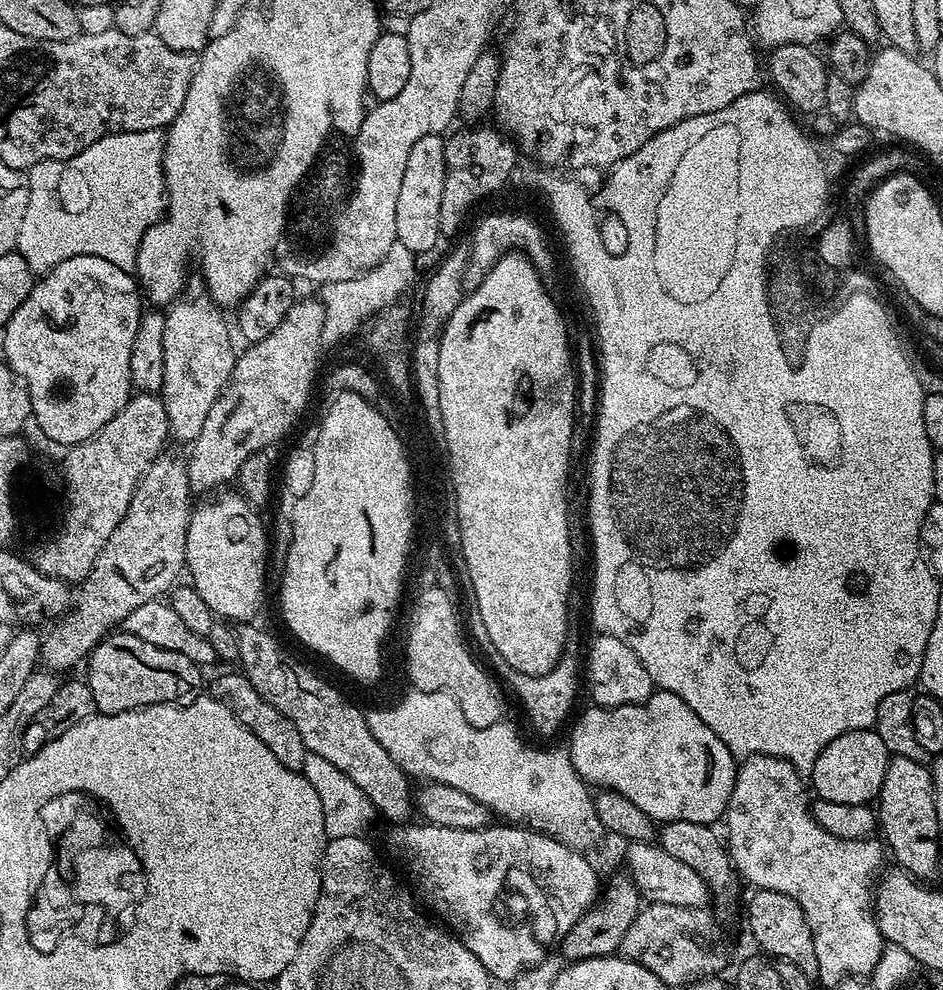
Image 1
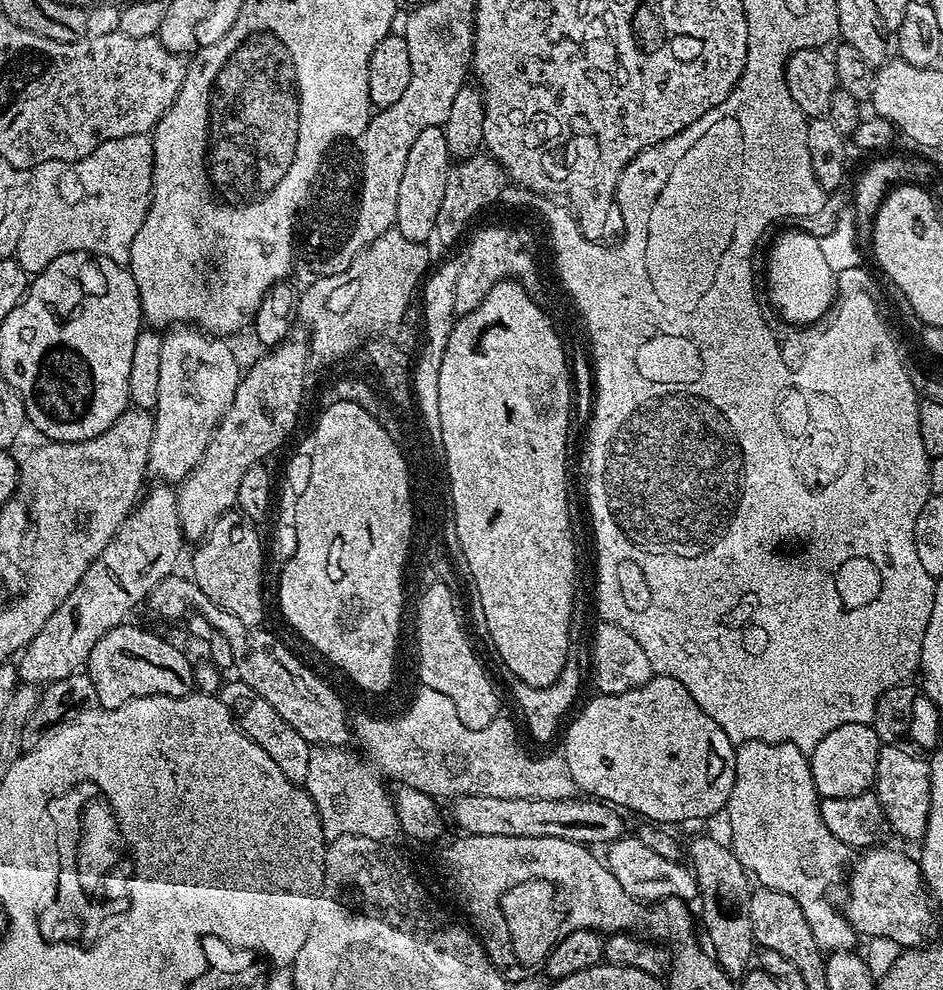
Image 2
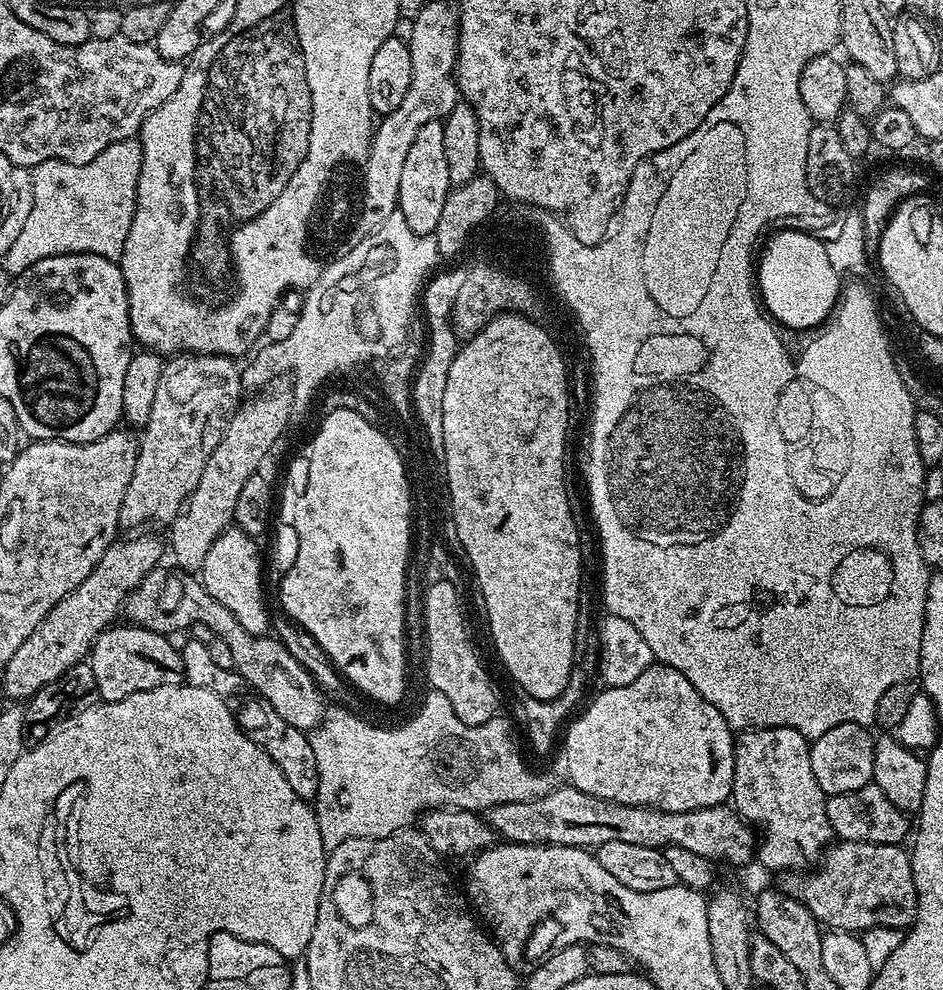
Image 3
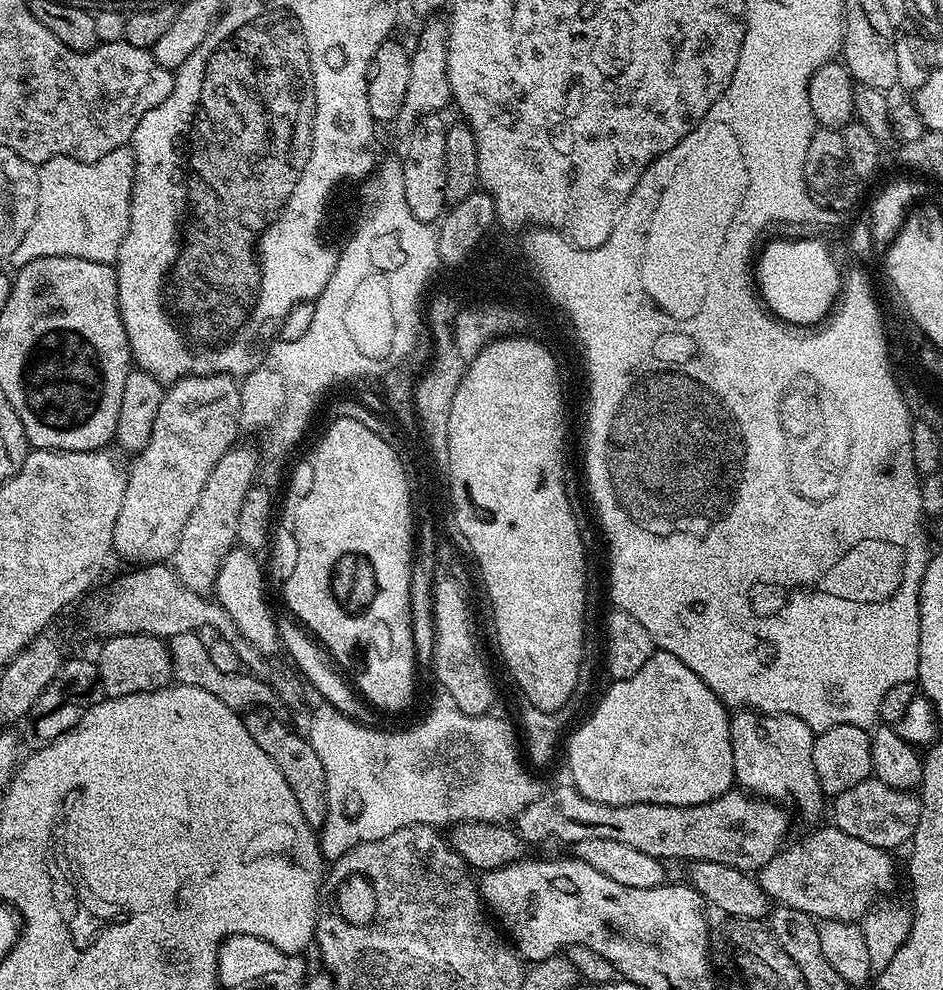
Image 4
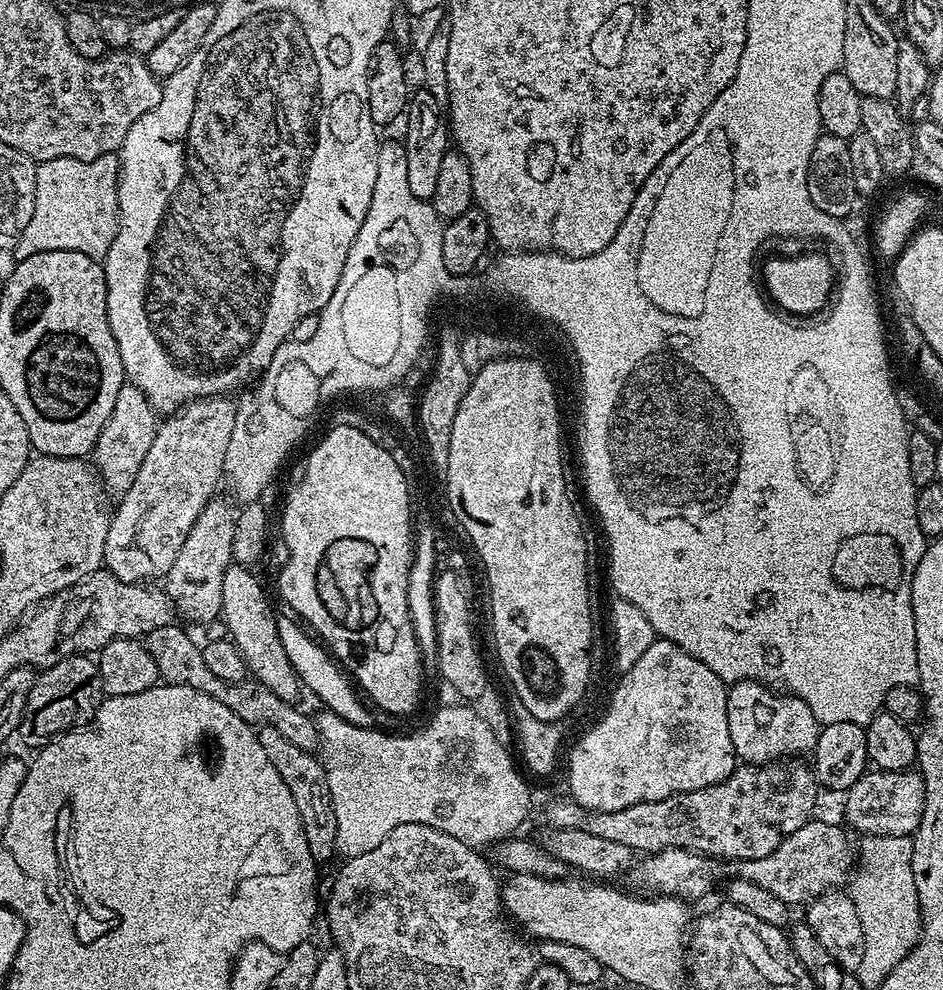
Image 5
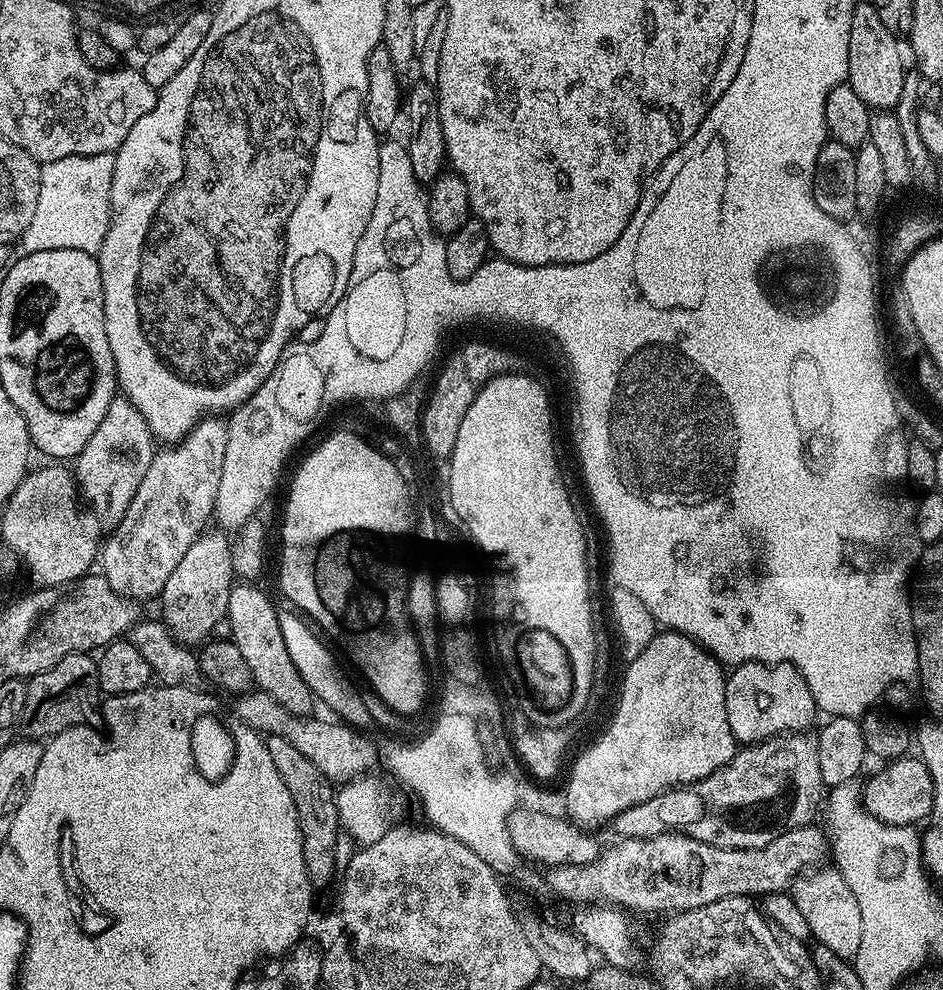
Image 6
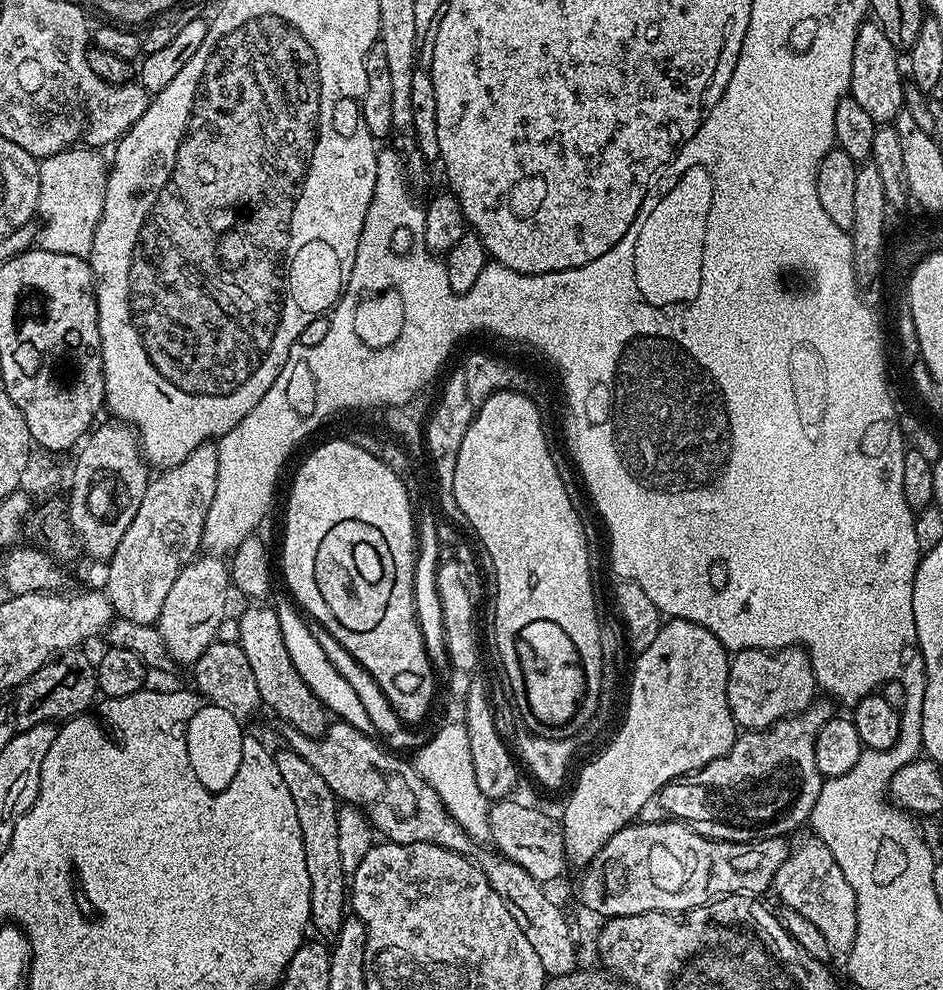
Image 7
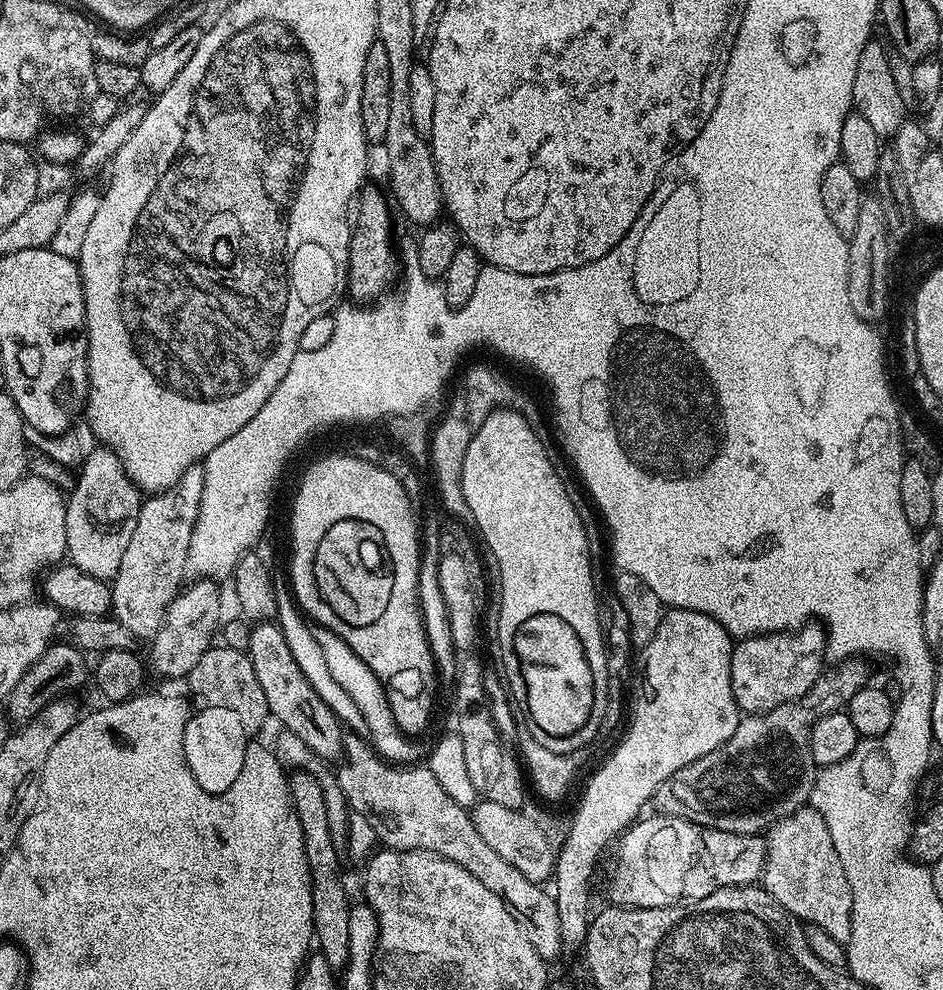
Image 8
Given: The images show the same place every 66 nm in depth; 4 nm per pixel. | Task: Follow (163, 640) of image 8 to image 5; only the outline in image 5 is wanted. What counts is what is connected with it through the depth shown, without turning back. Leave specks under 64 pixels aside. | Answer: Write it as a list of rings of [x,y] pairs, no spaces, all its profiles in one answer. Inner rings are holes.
[[[213,498],[202,514],[198,514],[198,522],[190,526],[190,534],[186,534],[186,542],[182,542],[182,550],[178,550],[178,558],[174,558],[174,566],[170,566],[166,577],[166,591],[175,611],[193,620],[196,626],[202,626],[221,615],[222,578],[234,564],[232,543],[236,512],[220,499]]]

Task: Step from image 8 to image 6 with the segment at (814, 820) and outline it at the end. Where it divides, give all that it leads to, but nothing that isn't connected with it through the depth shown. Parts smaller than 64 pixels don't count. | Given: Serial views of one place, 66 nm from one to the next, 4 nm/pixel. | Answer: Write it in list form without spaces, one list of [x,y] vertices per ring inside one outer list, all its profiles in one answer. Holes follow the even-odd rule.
[[[834,866],[824,867],[797,876],[792,882],[790,895],[798,910],[802,910],[802,918],[806,918],[810,925],[812,940],[826,946],[826,950],[834,950],[838,958],[851,961],[858,954],[858,946],[862,942],[862,910],[854,898],[854,890],[846,886],[846,878],[842,878],[840,871]]]

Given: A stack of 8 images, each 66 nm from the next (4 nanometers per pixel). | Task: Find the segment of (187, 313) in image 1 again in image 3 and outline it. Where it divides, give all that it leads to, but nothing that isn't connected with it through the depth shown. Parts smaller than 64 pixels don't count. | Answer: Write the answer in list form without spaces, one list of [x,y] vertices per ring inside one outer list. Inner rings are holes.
[[[199,352],[176,354],[165,363],[162,378],[158,378],[158,390],[154,393],[154,406],[150,410],[150,418],[142,426],[144,437],[139,437],[138,458],[134,466],[134,474],[130,478],[130,486],[126,488],[126,498],[122,498],[120,511],[121,529],[140,530],[143,524],[171,525],[184,507],[184,501],[198,486],[198,478],[202,478],[202,470],[206,470],[206,462],[210,462],[210,454],[224,437],[224,431],[237,408],[242,403],[241,369],[236,368],[237,361],[230,356],[205,356]]]

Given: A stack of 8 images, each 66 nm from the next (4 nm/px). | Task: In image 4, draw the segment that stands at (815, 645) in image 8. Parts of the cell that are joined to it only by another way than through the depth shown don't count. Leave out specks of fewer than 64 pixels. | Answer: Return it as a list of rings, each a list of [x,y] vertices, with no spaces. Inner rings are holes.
[[[740,710],[731,722],[735,783],[741,789],[768,798],[785,796],[808,820],[818,819],[823,812],[825,815],[826,794],[820,789],[814,770],[816,736],[802,718]]]

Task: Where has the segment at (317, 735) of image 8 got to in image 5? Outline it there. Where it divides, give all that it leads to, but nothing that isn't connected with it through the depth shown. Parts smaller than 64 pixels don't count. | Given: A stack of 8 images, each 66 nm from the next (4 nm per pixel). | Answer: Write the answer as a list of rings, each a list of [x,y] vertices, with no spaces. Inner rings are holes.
[[[233,566],[226,570],[222,578],[222,618],[228,627],[228,635],[238,646],[248,671],[255,680],[274,690],[278,698],[299,701],[302,685],[282,646],[276,625],[277,613],[272,613],[272,604],[268,601],[259,578],[252,572],[255,571],[248,566]]]

